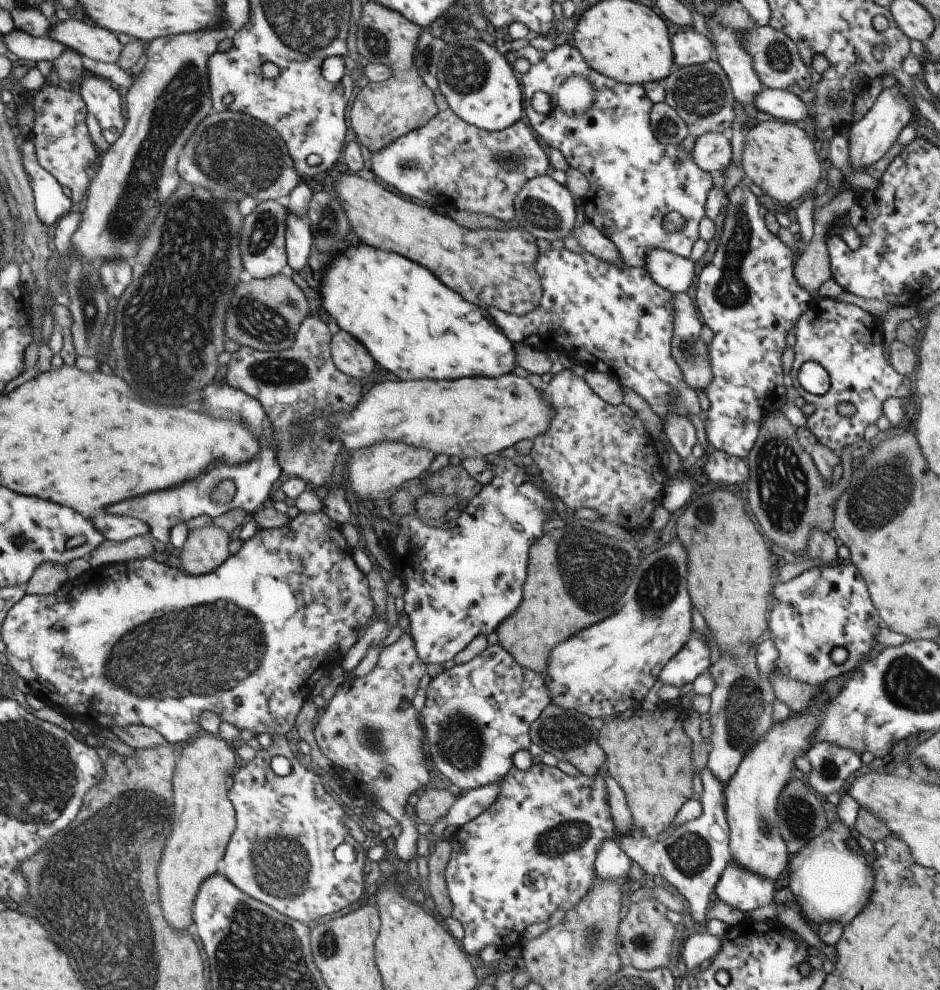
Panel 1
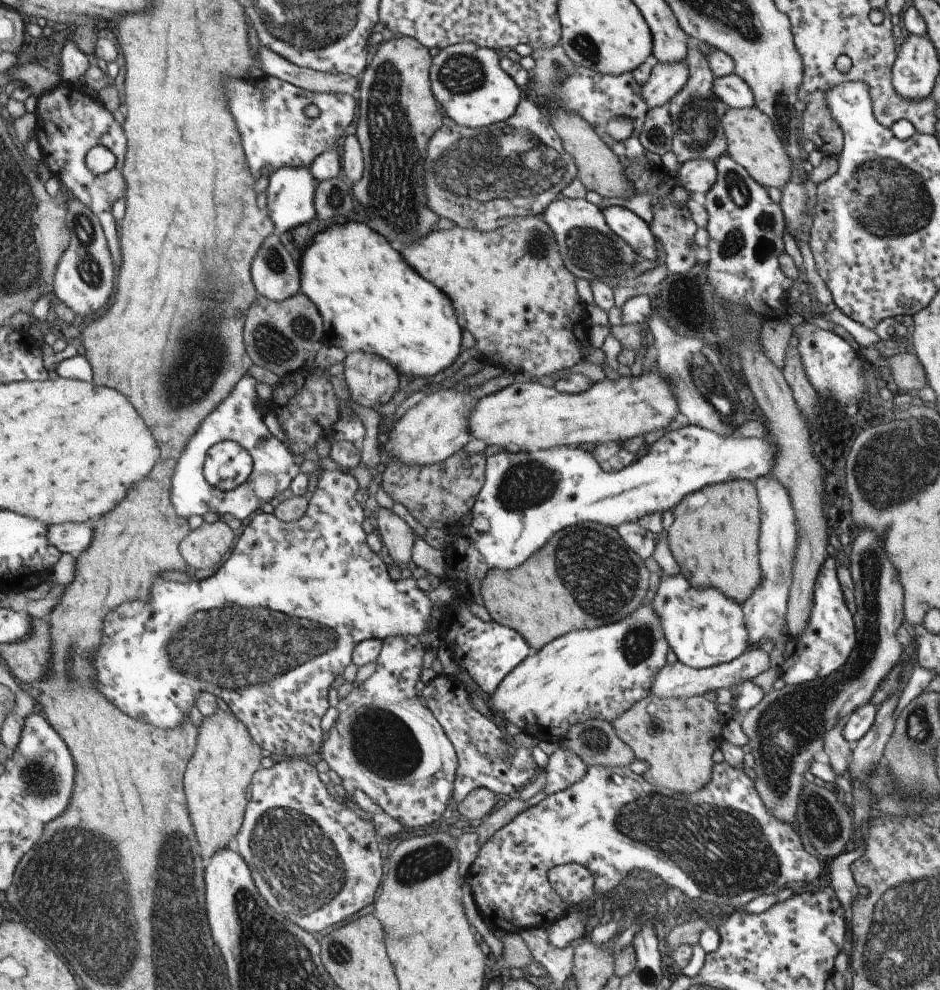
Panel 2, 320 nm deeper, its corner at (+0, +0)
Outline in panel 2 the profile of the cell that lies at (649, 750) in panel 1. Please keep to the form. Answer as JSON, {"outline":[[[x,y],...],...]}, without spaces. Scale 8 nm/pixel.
{"outline":[[[645,696],[611,722],[615,736],[629,746],[635,760],[647,764],[641,778],[657,788],[677,793],[693,793],[705,787],[715,765],[711,756],[721,744],[723,720],[717,706],[701,697],[657,698]]]}

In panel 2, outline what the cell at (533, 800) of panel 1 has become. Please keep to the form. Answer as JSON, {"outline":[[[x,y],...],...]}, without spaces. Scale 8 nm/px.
{"outline":[[[723,762],[718,763],[711,768],[711,779],[705,787],[697,790],[697,792],[685,794],[649,786],[649,784],[641,778],[641,775],[633,774],[628,767],[616,769],[598,765],[587,765],[585,776],[583,776],[579,782],[569,784],[569,786],[563,788],[563,790],[550,793],[545,796],[543,800],[535,804],[535,806],[531,806],[531,808],[527,807],[526,810],[517,814],[509,824],[505,824],[505,826],[499,828],[497,832],[479,847],[475,860],[471,862],[471,866],[463,878],[464,882],[467,882],[467,886],[469,886],[471,898],[473,898],[475,908],[477,908],[481,920],[483,920],[491,932],[493,932],[493,930],[501,930],[505,933],[519,933],[527,928],[536,926],[546,928],[549,923],[554,923],[561,914],[565,914],[565,910],[569,908],[569,904],[563,902],[563,898],[559,898],[558,895],[553,892],[553,888],[551,888],[547,880],[547,872],[555,866],[568,863],[576,863],[583,866],[583,868],[587,868],[587,871],[593,876],[593,894],[591,894],[591,898],[585,902],[585,904],[588,905],[593,905],[594,900],[599,894],[609,892],[613,888],[615,889],[615,886],[617,886],[625,876],[633,873],[637,874],[645,870],[653,874],[655,878],[662,880],[667,887],[677,889],[677,891],[686,898],[713,902],[716,906],[731,905],[735,909],[743,908],[746,903],[757,896],[773,895],[781,888],[784,888],[785,884],[791,885],[792,882],[811,882],[811,880],[818,878],[823,861],[805,852],[805,848],[803,848],[803,844],[801,844],[801,840],[799,840],[799,835],[795,833],[791,824],[781,822],[781,820],[777,820],[777,818],[773,818],[773,816],[769,814],[769,810],[763,806],[761,798],[757,796],[751,778],[745,776],[743,767],[742,764],[737,766],[737,768],[733,768],[733,766],[729,766],[729,764]]]}

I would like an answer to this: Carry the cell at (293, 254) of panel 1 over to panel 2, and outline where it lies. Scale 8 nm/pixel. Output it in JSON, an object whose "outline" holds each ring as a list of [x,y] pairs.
{"outline":[[[281,167],[275,169],[267,180],[267,214],[273,220],[273,228],[277,228],[279,234],[289,231],[296,226],[308,223],[316,217],[313,208],[313,196],[315,181],[309,167]]]}

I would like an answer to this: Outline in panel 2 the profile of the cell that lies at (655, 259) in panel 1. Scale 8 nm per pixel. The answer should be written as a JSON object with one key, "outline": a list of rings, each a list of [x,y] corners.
{"outline":[[[607,206],[603,208],[602,214],[611,232],[619,240],[623,240],[631,248],[631,252],[637,254],[639,261],[657,260],[656,239],[641,218],[619,206]]]}

